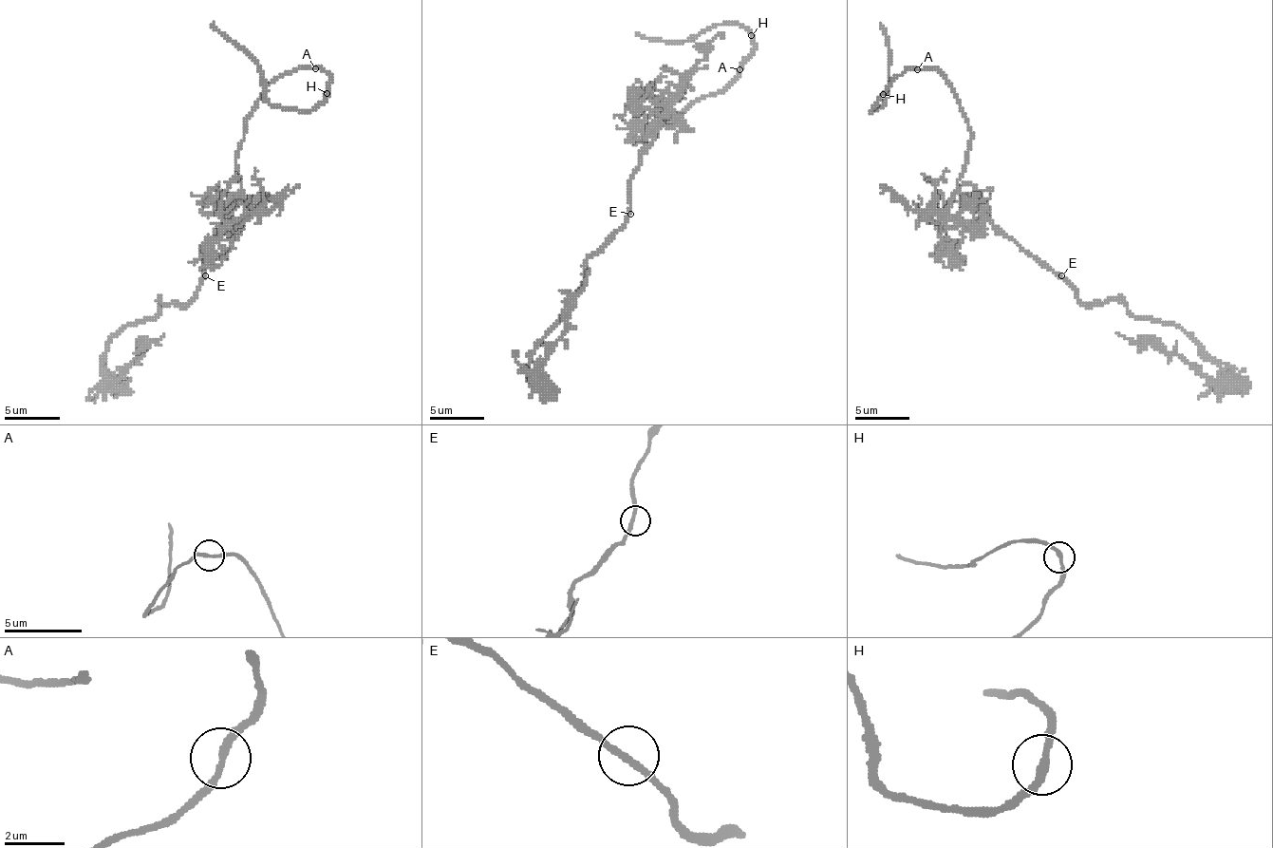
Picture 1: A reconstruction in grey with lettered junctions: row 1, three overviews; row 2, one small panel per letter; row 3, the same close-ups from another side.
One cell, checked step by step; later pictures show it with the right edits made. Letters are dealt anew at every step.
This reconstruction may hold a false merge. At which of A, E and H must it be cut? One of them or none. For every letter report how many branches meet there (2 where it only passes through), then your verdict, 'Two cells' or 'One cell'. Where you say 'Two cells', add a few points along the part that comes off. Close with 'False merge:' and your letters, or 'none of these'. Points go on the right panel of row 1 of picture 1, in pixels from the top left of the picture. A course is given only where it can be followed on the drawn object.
A: Branches: 2. One cell
E: Branches: 2. One cell
H: Branches: 2. One cell
False merge: none of these

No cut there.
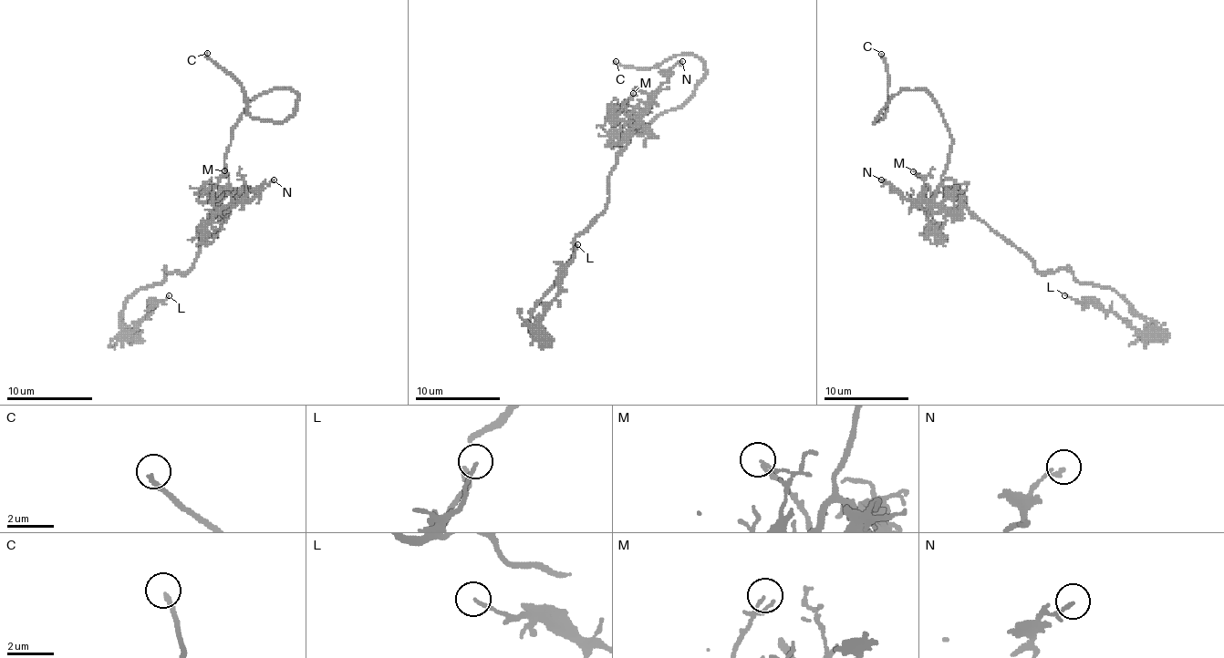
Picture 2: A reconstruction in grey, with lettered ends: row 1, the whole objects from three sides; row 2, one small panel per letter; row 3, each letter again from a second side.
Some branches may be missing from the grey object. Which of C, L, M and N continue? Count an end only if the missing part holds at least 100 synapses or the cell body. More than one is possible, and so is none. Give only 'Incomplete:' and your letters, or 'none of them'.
Incomplete: C

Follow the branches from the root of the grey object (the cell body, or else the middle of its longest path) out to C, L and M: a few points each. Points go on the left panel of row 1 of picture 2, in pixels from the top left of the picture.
C: (213, 210), (243, 108), (274, 89), (297, 96), (283, 121), (254, 119), (245, 91), (207, 53)
L: (213, 210), (196, 262), (140, 287), (119, 323), (129, 332), (169, 295)
M: (213, 210), (223, 205), (213, 205), (213, 186), (224, 170)

